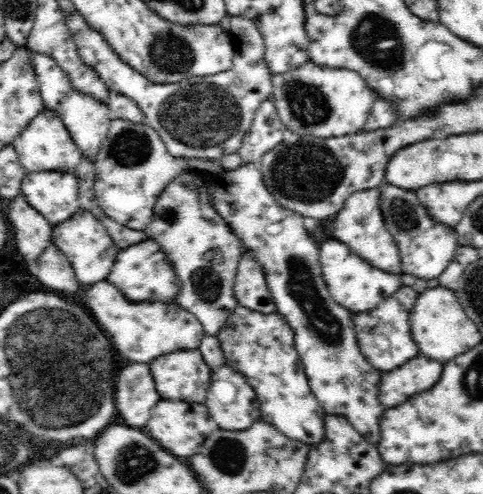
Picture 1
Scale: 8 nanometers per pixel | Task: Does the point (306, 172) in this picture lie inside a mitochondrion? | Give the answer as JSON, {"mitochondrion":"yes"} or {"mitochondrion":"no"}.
{"mitochondrion":"yes"}

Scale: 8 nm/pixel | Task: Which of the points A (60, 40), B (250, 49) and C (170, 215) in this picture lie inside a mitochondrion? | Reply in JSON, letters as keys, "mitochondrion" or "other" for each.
{"A":"other","B":"other","C":"mitochondrion"}

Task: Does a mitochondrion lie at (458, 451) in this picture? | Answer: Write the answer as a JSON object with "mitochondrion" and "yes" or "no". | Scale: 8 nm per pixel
{"mitochondrion":"no"}

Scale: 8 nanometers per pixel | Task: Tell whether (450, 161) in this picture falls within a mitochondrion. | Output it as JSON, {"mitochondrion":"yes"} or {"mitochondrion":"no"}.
{"mitochondrion":"no"}

